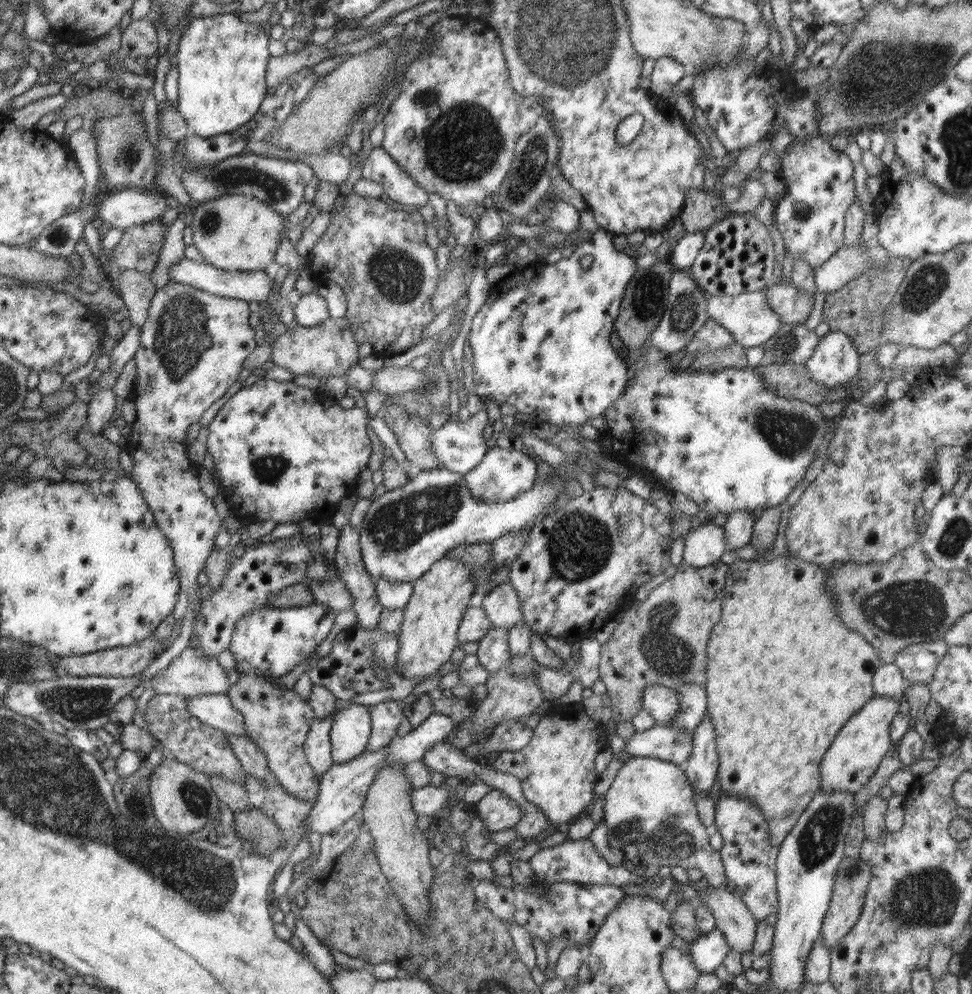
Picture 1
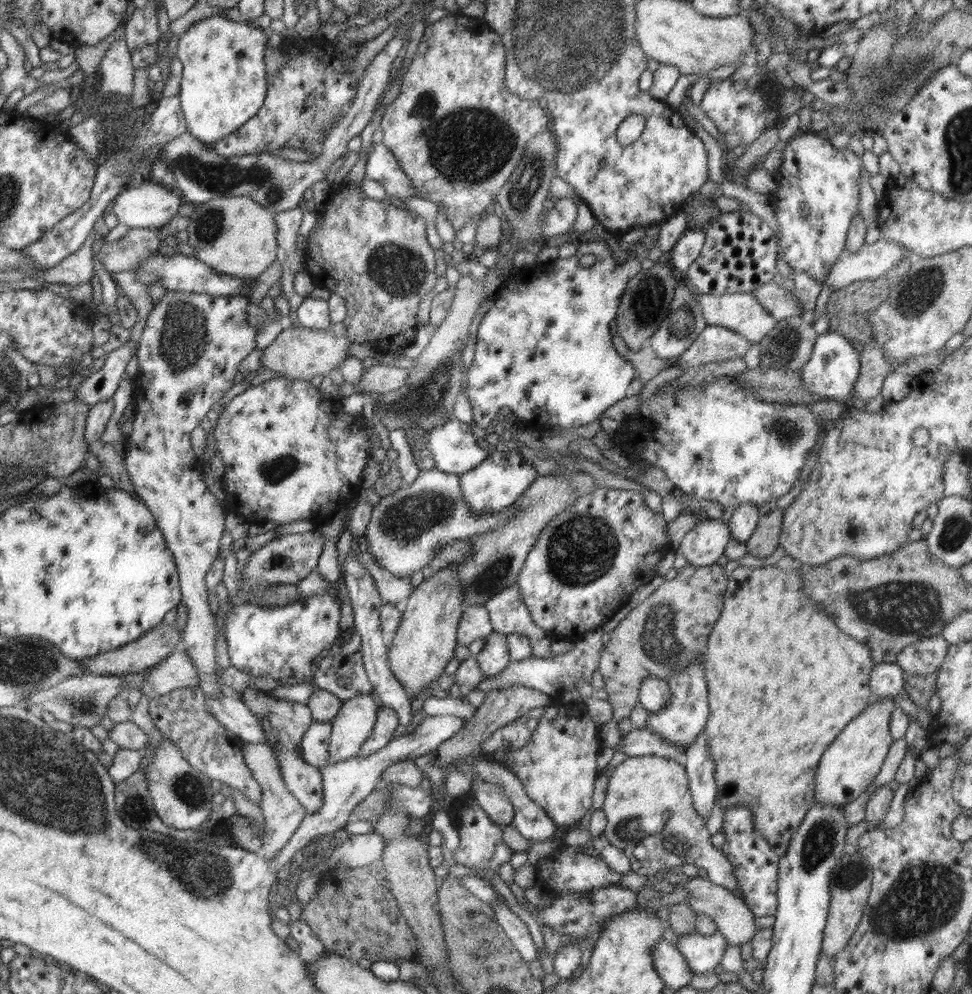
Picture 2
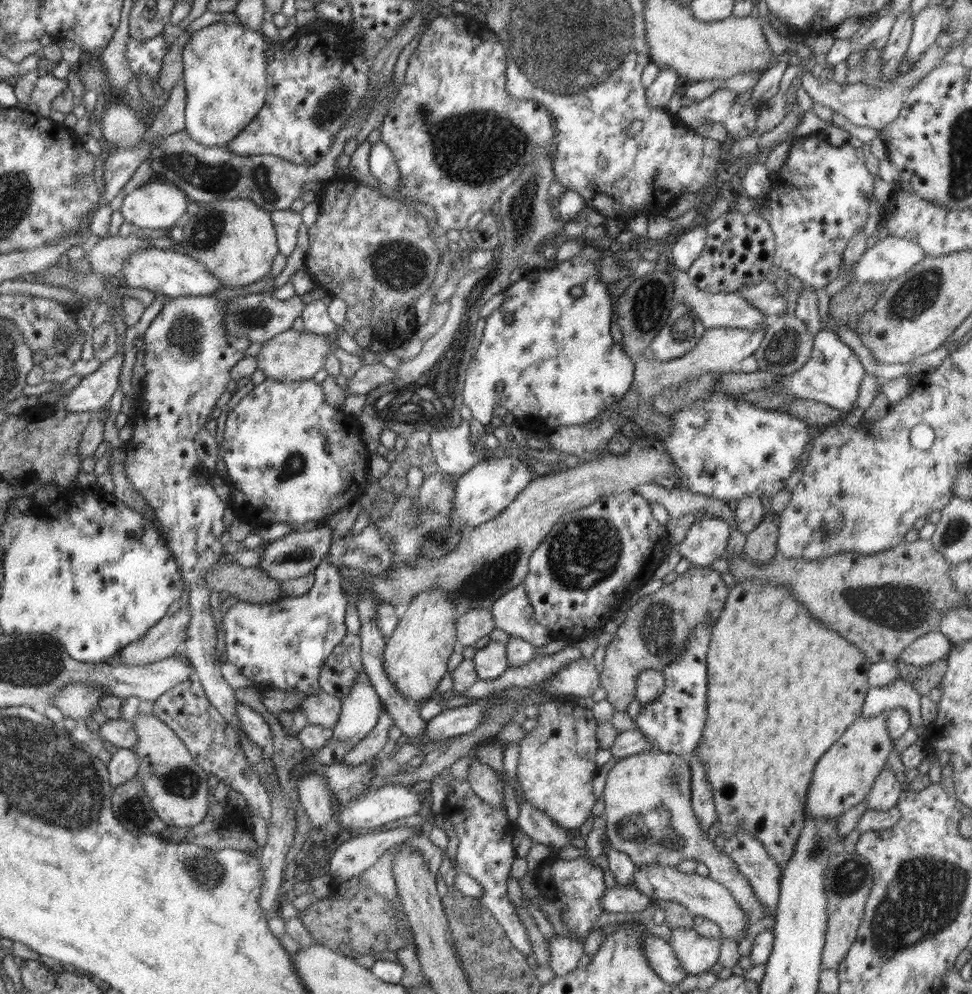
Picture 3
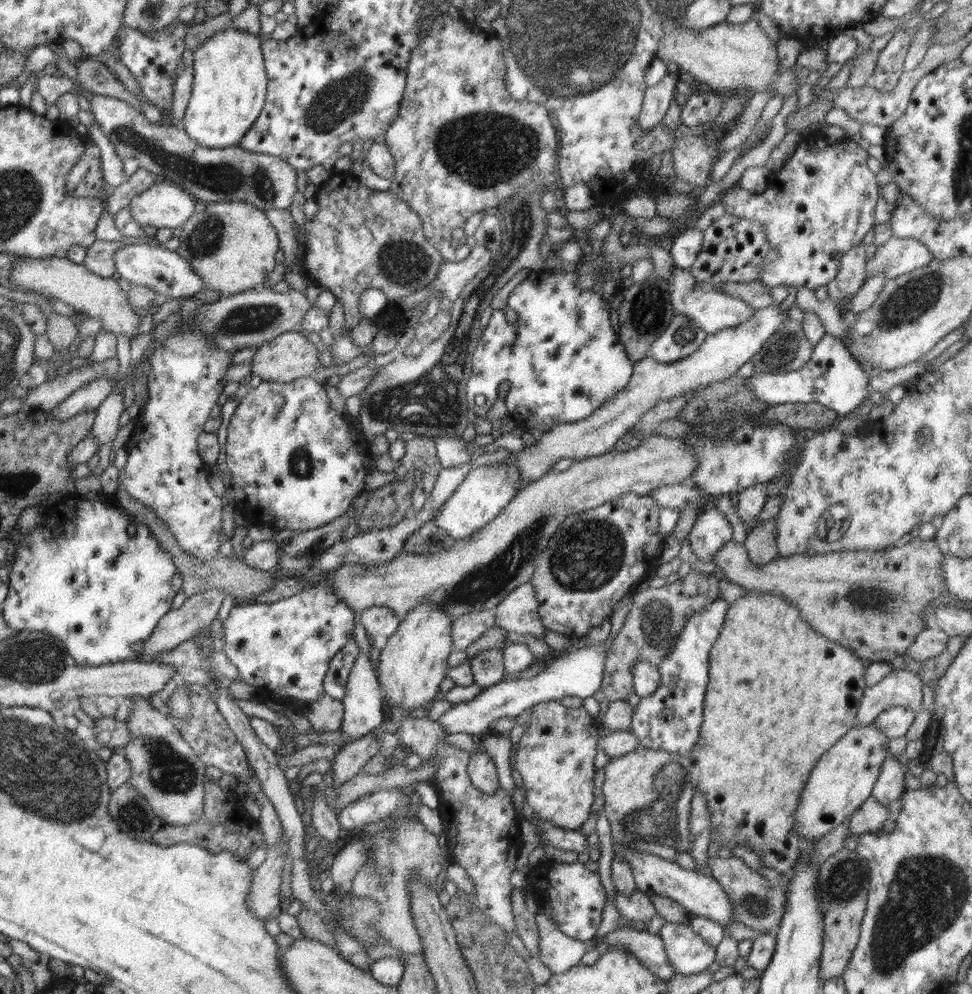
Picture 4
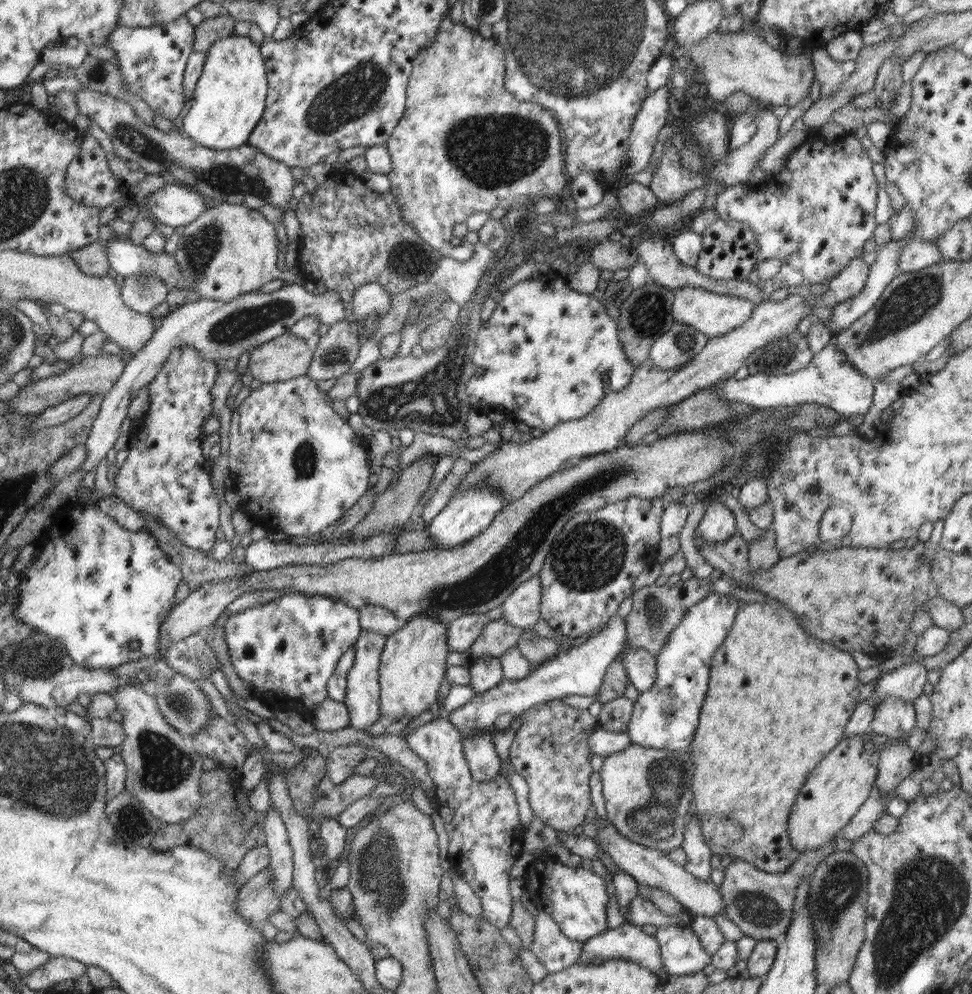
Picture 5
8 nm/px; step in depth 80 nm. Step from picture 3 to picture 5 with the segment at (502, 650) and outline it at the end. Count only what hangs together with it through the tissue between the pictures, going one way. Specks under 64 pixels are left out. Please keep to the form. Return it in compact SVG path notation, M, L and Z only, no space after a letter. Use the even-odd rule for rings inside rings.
M481 656L473 660L470 666L470 688L474 694L487 693L502 680L502 666L499 657Z

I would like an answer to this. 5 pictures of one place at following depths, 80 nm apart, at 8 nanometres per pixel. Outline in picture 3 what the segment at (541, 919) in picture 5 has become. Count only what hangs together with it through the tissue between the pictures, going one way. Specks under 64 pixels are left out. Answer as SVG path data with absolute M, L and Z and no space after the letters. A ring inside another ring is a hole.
M571 936L551 937L547 940L550 952L549 966L555 976L569 976L577 968L580 958L584 955L584 944L574 941Z

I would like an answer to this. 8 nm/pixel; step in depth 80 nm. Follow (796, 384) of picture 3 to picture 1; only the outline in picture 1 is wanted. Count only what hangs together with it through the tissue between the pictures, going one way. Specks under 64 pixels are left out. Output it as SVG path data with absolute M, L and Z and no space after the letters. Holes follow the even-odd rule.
M830 331L819 338L814 354L806 360L811 379L830 390L854 383L861 354L843 333Z

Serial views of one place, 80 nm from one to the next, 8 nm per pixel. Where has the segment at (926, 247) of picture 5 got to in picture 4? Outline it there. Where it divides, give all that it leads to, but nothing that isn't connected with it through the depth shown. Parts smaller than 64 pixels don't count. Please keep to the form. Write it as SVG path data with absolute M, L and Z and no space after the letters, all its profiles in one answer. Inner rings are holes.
M891 237L879 247L872 259L867 260L867 278L882 271L886 278L896 278L916 268L928 266L934 259L926 245L915 239Z

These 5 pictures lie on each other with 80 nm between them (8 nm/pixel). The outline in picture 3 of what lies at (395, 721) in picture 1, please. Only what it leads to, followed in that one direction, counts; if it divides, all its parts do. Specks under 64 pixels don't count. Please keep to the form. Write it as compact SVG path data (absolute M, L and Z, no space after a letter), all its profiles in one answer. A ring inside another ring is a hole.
M383 711L375 728L360 742L358 742L348 753L344 755L342 763L347 765L359 765L363 762L370 762L383 752L388 742L388 734L392 728L392 718Z

